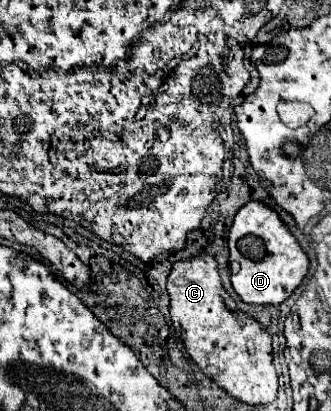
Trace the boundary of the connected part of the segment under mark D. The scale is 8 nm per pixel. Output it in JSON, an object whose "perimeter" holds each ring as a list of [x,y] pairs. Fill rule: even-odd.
{"perimeter":[[[249,201],[245,203],[229,229],[229,261],[237,261],[241,265],[241,271],[231,275],[231,285],[237,291],[237,295],[251,305],[279,305],[283,303],[293,289],[303,281],[303,277],[309,271],[309,257],[297,243],[297,239],[291,235],[289,227],[283,223],[279,213],[265,205],[263,201]],[[245,235],[257,235],[265,241],[267,253],[261,261],[251,261],[237,249],[237,241]]]}

